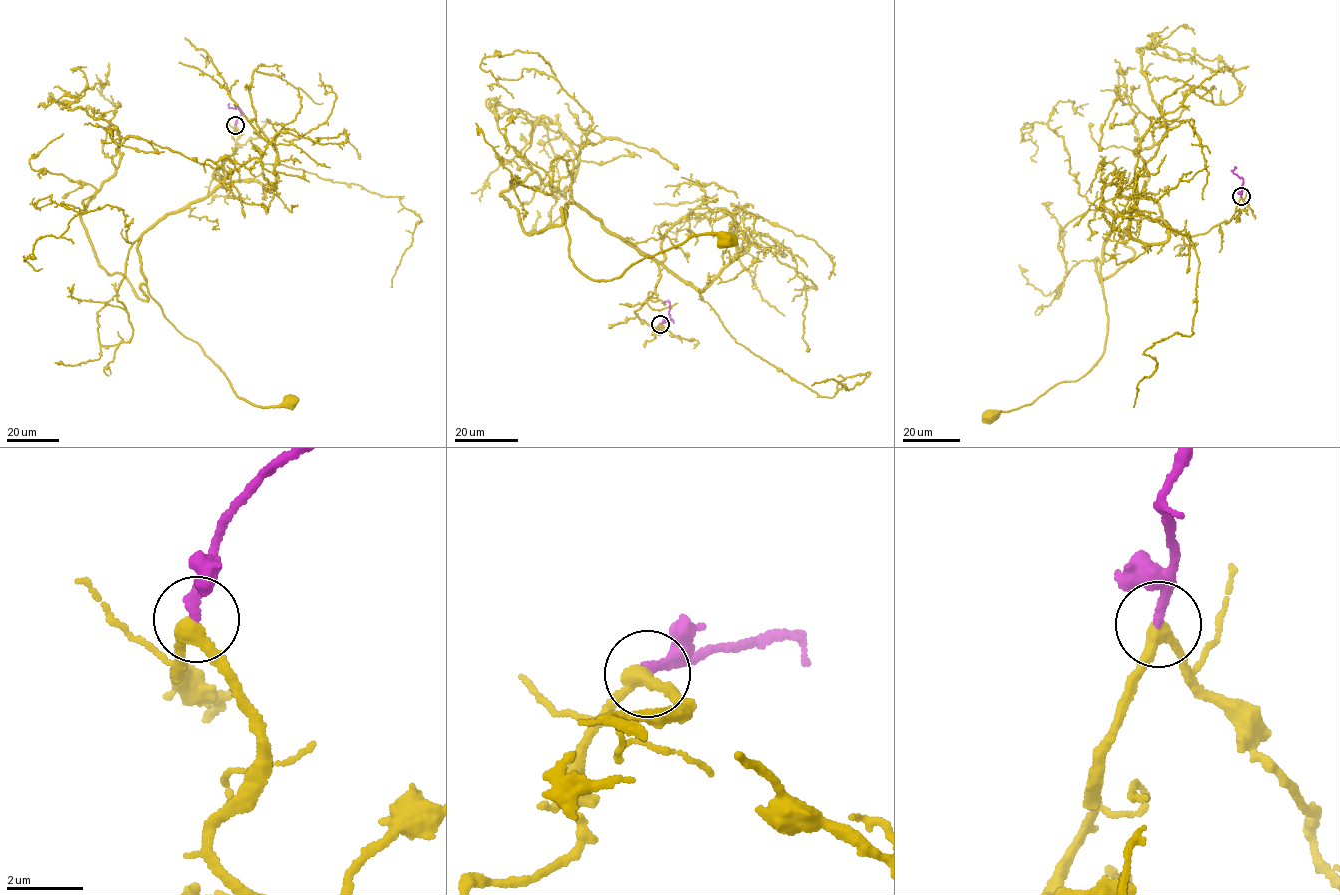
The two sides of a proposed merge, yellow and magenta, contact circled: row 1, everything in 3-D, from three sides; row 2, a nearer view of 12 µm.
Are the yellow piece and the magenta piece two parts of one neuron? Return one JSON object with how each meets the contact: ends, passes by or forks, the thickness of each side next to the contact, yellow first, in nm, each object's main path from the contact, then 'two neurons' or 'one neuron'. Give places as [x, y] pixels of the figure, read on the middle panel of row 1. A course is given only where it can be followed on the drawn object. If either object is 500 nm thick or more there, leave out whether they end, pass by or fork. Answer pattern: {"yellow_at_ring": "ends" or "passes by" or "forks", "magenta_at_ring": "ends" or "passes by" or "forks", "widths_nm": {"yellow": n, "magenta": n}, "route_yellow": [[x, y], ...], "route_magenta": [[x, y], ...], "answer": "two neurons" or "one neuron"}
{"yellow_at_ring": "passes by", "magenta_at_ring": "ends", "widths_nm": {"yellow": 340, "magenta": 280}, "route_yellow": [[660, 323], [635, 311], [654, 292], [654, 260], [567, 203], [569, 257], [595, 280], [694, 235], [727, 239]], "route_magenta": [[660, 323], [672, 320], [666, 301]], "answer": "one neuron"}

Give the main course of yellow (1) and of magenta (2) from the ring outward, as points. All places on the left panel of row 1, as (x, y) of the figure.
1: (235, 125), (238, 148), (218, 172), (226, 190), (165, 216), (137, 253), (163, 316), (239, 397), (289, 404)
2: (235, 125), (241, 111), (229, 107), (229, 103)

